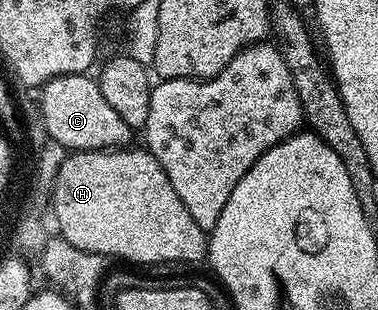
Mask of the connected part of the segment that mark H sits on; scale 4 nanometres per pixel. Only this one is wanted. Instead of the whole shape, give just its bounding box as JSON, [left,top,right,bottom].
[50,148,208,266]

